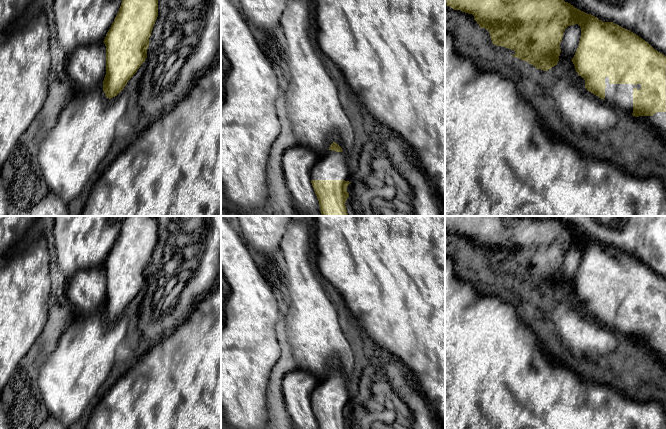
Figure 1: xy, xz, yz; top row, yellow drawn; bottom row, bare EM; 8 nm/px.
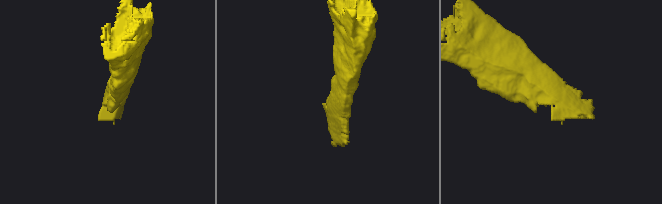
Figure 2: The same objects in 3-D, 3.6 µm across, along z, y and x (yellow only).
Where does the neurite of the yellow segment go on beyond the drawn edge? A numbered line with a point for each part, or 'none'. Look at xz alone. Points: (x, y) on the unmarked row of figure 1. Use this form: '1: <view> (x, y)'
1: xz (332, 389)

